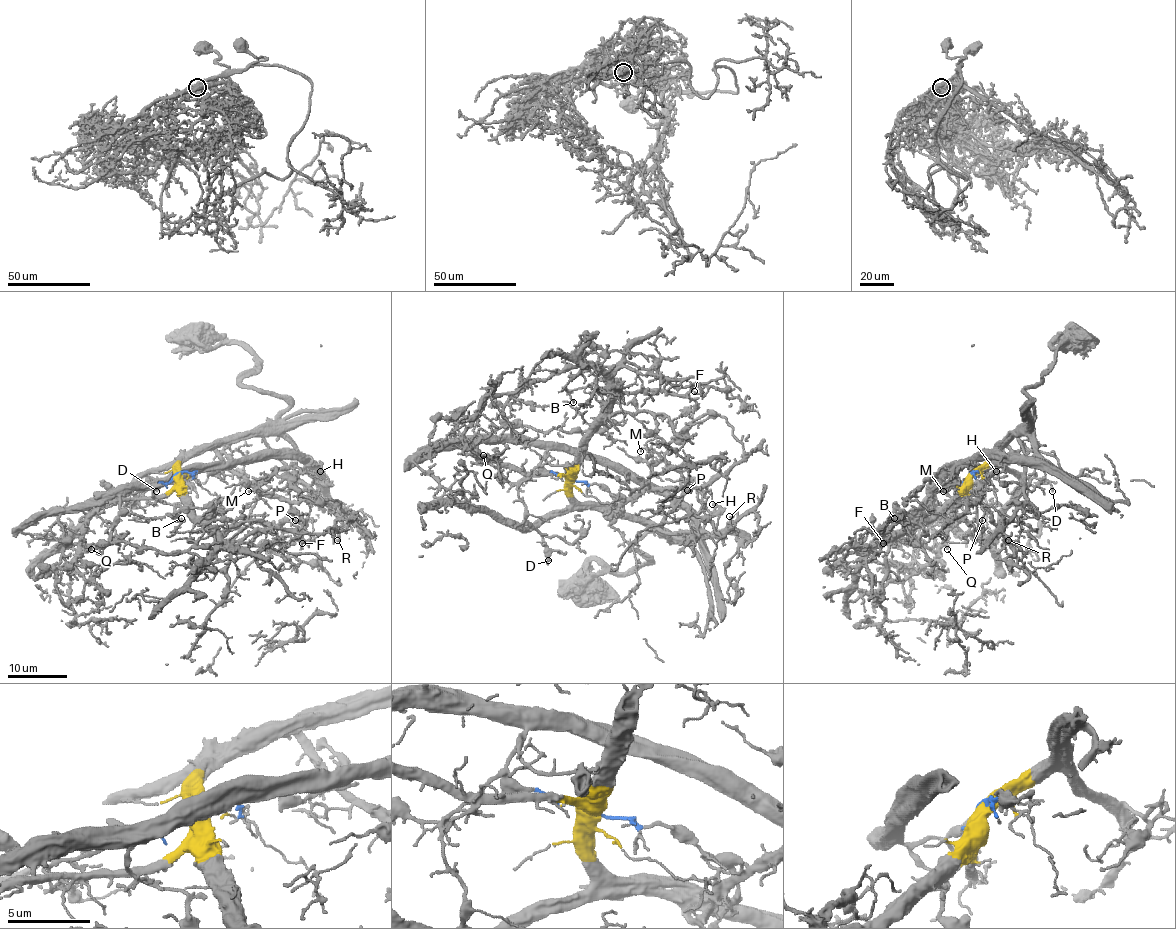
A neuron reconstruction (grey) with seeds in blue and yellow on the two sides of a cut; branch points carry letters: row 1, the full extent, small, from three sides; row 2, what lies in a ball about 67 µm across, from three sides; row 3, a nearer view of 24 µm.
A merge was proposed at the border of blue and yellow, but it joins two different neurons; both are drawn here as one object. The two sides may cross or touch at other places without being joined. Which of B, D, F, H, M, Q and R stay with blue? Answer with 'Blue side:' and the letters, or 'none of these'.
Blue side: B, D, H, M

